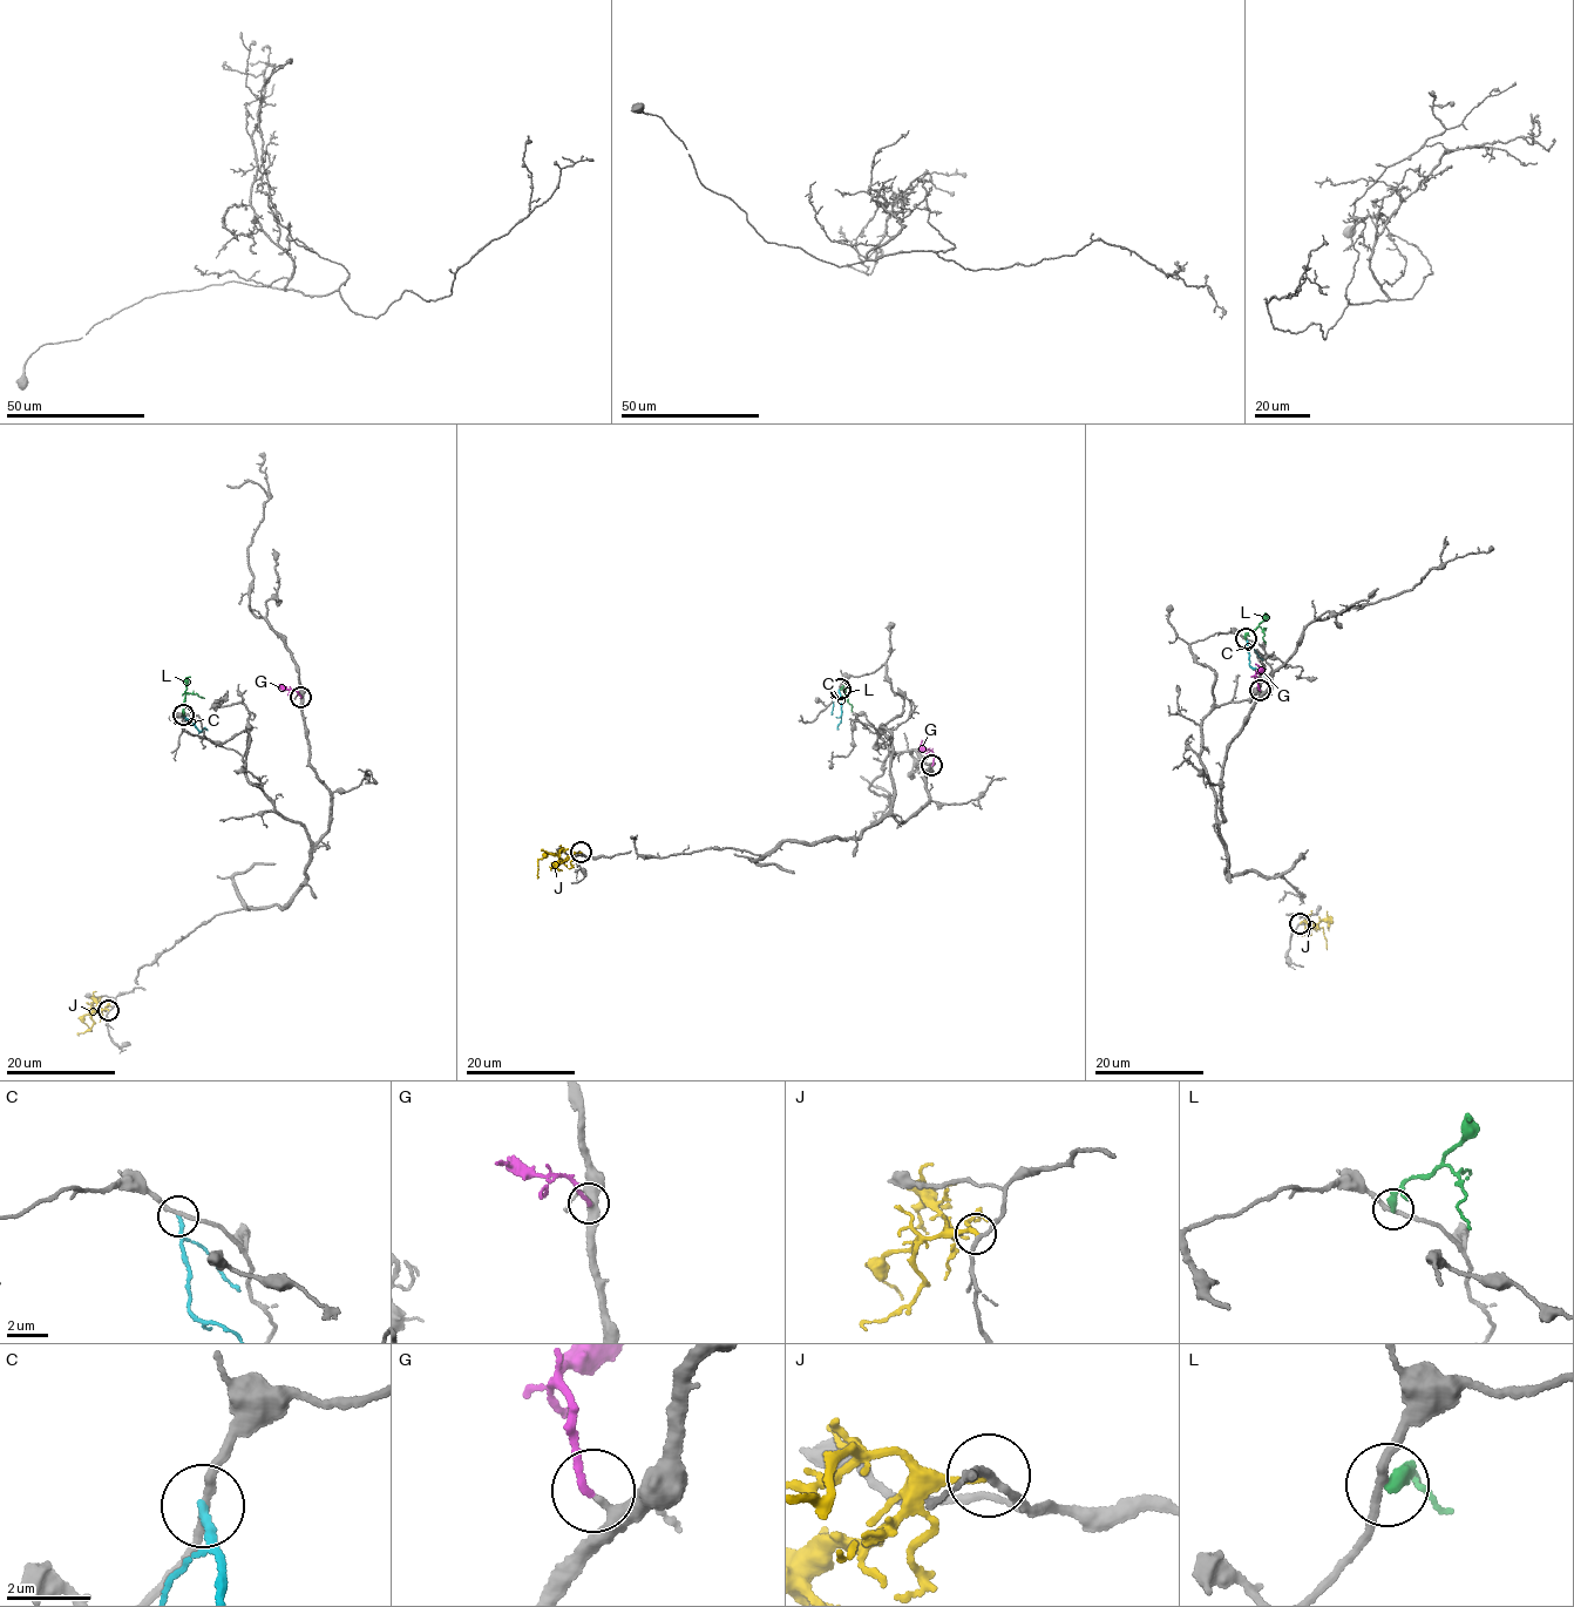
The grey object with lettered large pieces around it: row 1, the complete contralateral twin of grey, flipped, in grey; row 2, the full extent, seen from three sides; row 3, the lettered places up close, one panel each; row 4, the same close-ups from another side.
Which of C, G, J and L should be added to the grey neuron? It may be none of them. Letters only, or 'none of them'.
G

